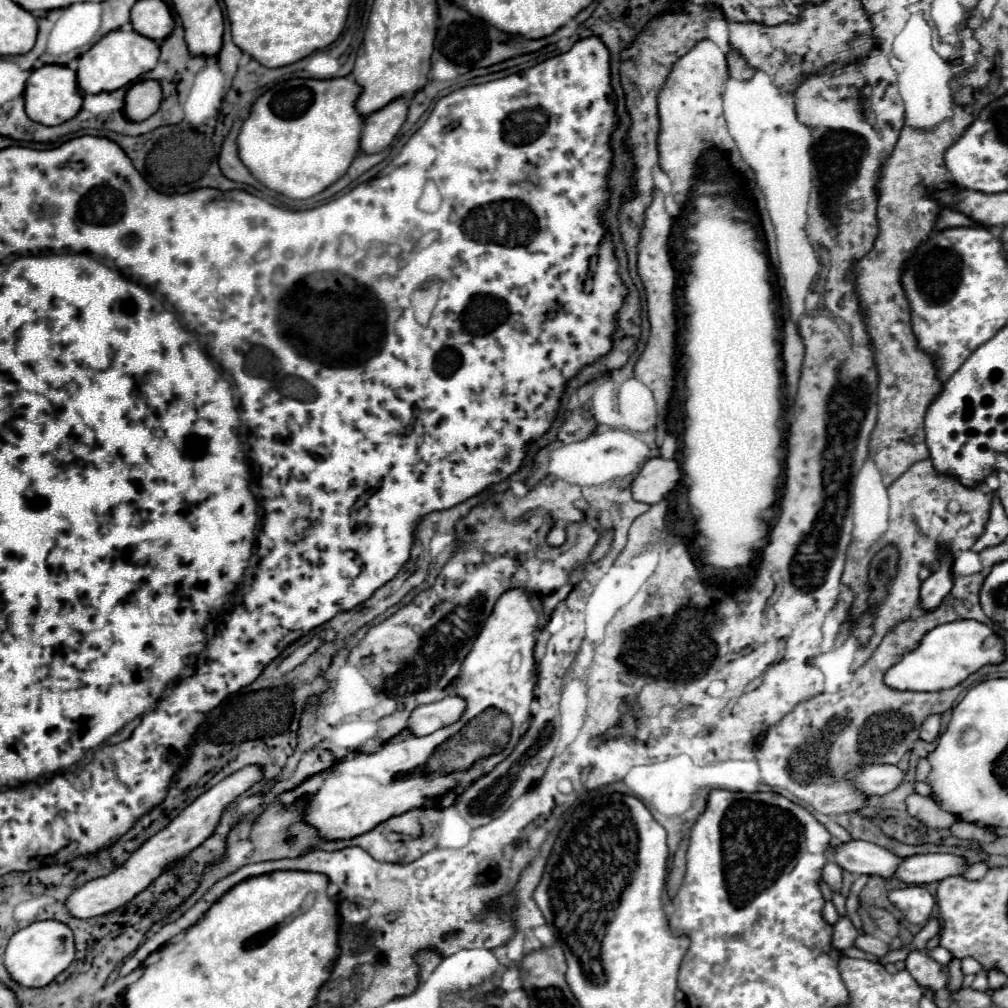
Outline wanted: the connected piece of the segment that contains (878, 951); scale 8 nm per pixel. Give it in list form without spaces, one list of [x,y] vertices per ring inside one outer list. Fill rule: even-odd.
[[[860,935],[860,937],[856,939],[856,947],[862,949],[862,951],[872,953],[872,955],[876,955],[876,957],[884,957],[884,955],[890,953],[890,945],[884,943],[882,939],[872,937],[872,935]]]

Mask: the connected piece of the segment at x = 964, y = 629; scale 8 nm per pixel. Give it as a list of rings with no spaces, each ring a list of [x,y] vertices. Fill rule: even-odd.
[[[952,621],[928,631],[920,645],[886,673],[884,681],[892,689],[942,691],[960,685],[984,665],[1002,661],[1006,661],[1006,643],[988,625],[980,621]]]

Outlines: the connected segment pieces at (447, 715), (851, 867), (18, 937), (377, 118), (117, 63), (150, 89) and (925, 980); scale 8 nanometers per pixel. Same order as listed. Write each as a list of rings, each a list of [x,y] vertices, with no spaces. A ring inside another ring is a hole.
[[[450,695],[438,703],[420,705],[410,717],[408,729],[414,735],[430,735],[442,727],[456,723],[466,711],[466,701],[458,695]]]
[[[848,841],[836,849],[832,849],[834,861],[856,875],[880,875],[884,879],[890,879],[896,875],[898,865],[904,861],[904,857],[898,857],[896,853],[878,847],[868,841]]]
[[[38,921],[20,929],[8,943],[4,965],[8,973],[24,987],[44,987],[74,961],[74,933],[60,921]]]
[[[398,97],[392,103],[388,103],[386,107],[382,107],[380,111],[368,115],[364,121],[360,149],[364,153],[378,153],[378,151],[386,149],[392,143],[392,139],[396,137],[396,133],[400,131],[400,127],[404,125],[406,115],[408,115],[406,97]]]
[[[114,29],[78,59],[78,87],[84,93],[116,91],[138,81],[144,73],[152,71],[158,63],[158,57],[160,47],[154,39],[148,39],[134,29]]]
[[[146,79],[134,83],[126,93],[124,113],[132,121],[144,121],[160,109],[162,85],[156,79]]]
[[[910,951],[906,957],[906,971],[916,983],[932,993],[938,993],[948,985],[948,971],[944,965],[930,959],[924,951]]]

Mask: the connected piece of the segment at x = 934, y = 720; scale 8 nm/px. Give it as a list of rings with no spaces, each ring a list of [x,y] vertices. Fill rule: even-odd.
[[[932,715],[932,717],[928,717],[928,719],[922,723],[920,739],[932,743],[934,739],[938,739],[938,735],[940,735],[940,717],[938,717],[938,715]]]

